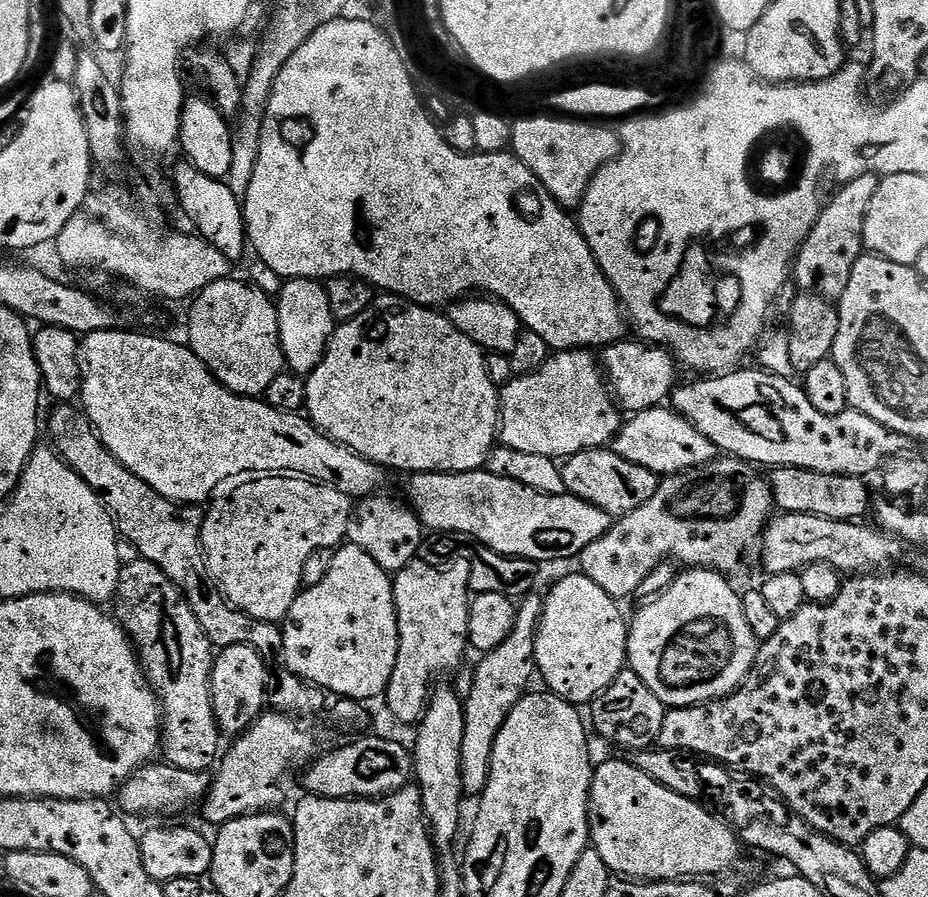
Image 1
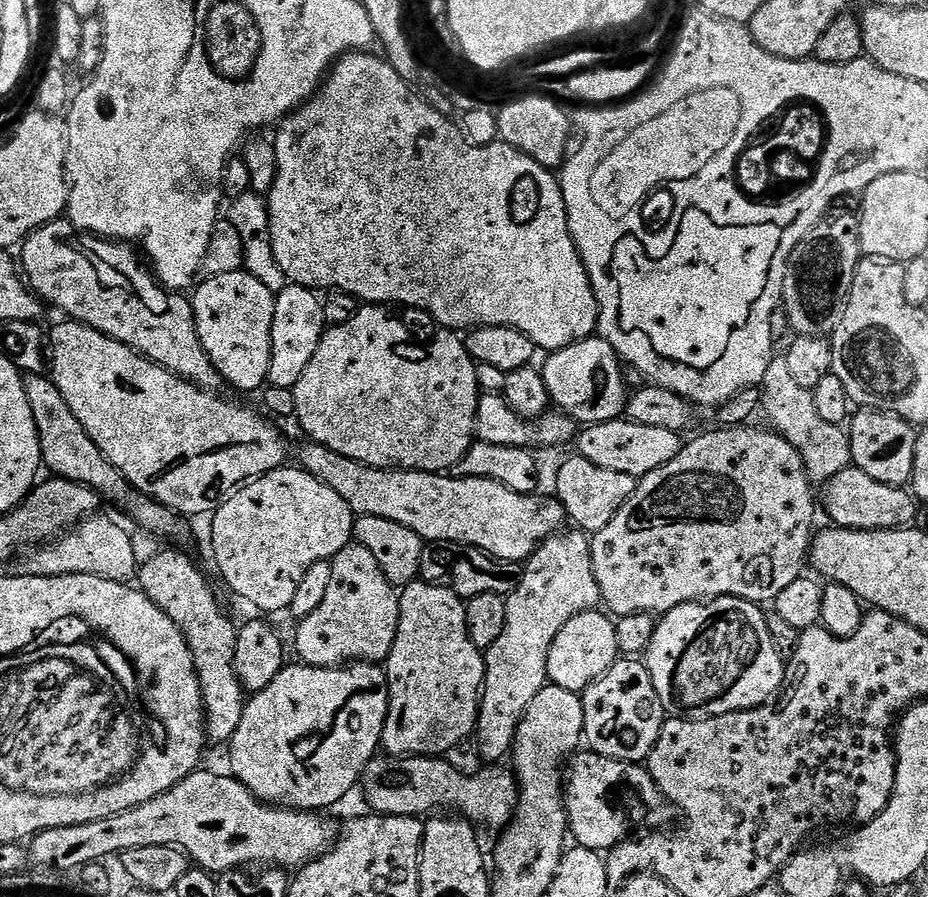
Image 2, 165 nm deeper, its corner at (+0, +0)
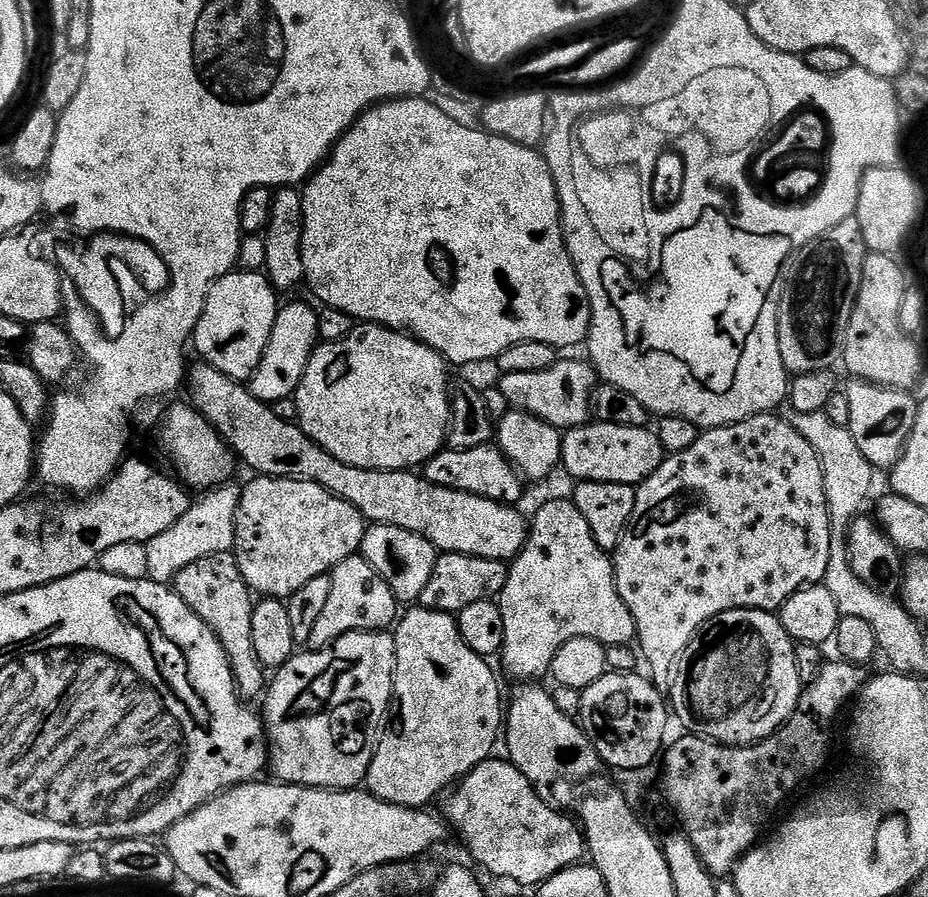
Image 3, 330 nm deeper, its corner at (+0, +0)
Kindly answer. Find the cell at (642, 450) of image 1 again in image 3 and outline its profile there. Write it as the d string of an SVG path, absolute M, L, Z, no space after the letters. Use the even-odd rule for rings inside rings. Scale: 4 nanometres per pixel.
M599 422L569 428L560 441L560 464L576 482L622 482L639 486L654 475L660 463L666 459L663 442L650 429L648 426L635 428Z

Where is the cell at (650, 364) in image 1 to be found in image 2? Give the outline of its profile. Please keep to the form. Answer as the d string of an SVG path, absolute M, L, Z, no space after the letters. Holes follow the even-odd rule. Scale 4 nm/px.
M590 335L570 346L559 348L547 359L542 364L542 371L549 401L559 411L571 416L577 425L601 424L619 420L625 415L630 395L630 388L624 385L625 369L614 346L610 346L603 336Z

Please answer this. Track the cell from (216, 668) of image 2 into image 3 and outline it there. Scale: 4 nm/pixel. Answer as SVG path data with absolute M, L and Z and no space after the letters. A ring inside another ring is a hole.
M223 552L210 558L198 558L198 562L186 566L186 570L178 570L174 590L182 602L186 602L186 606L190 606L190 610L194 610L194 614L198 614L198 618L202 618L202 622L206 622L216 635L234 674L241 700L259 701L266 691L266 669L255 656L251 634L254 593L242 578L235 555Z

